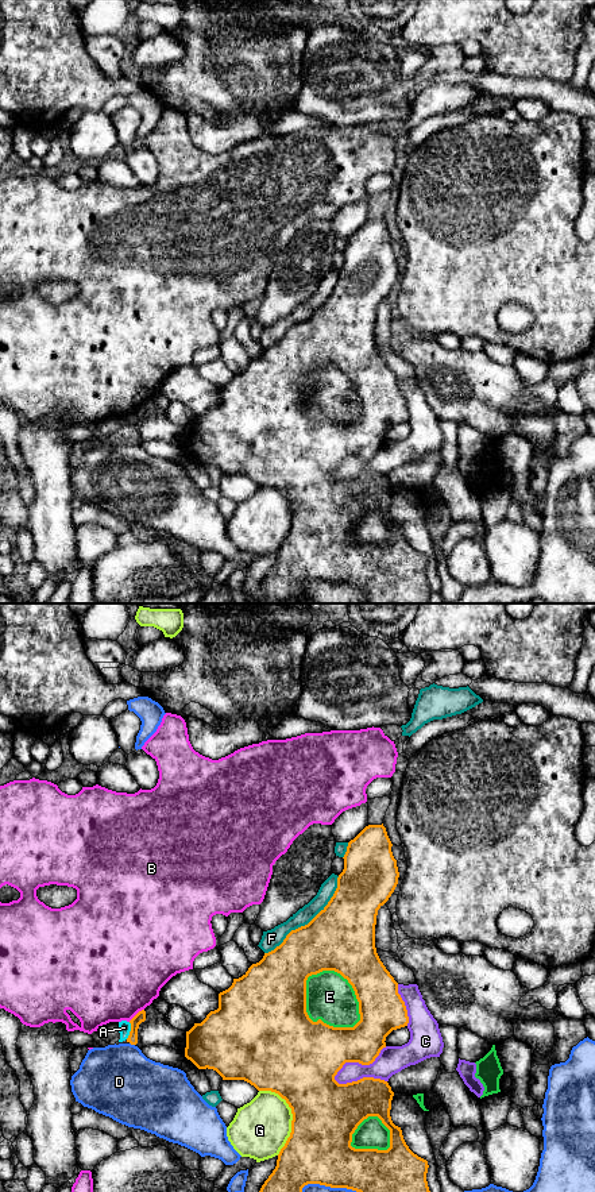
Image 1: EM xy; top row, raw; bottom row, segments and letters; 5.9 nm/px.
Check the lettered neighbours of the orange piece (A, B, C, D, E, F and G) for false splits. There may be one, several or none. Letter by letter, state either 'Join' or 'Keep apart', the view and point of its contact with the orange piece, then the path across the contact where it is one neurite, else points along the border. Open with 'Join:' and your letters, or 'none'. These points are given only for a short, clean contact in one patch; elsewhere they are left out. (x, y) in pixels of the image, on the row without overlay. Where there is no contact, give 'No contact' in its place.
Join: none
A: Keep apart. Touches orange at xy (131, 425). Boundary: xy (130, 417), (130, 429), (126, 434)
B: Keep apart. Touches orange at xy (136, 409)
C: Keep apart. Touches orange at xy (359, 458)
D: Keep apart. Touches orange at xy (336, 582)
E: Keep apart. Touches orange at xy (347, 374)
F: Keep apart. Touches orange at xy (309, 317)
G: Keep apart. Touches orange at xy (293, 510)

